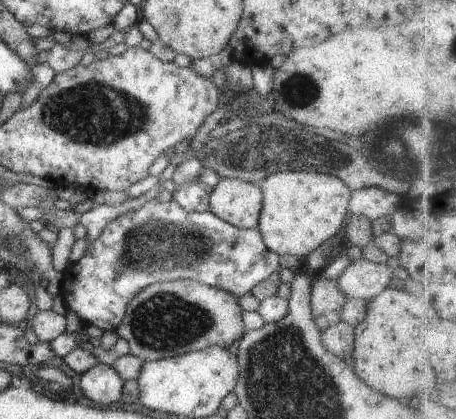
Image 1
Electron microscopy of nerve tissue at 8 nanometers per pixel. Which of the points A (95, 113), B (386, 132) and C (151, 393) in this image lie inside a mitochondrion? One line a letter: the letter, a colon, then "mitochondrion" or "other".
A: mitochondrion
B: other
C: other

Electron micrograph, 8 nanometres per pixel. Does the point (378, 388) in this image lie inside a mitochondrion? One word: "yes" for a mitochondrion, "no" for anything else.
no

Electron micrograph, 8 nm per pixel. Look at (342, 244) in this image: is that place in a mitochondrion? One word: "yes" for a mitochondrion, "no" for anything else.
no

